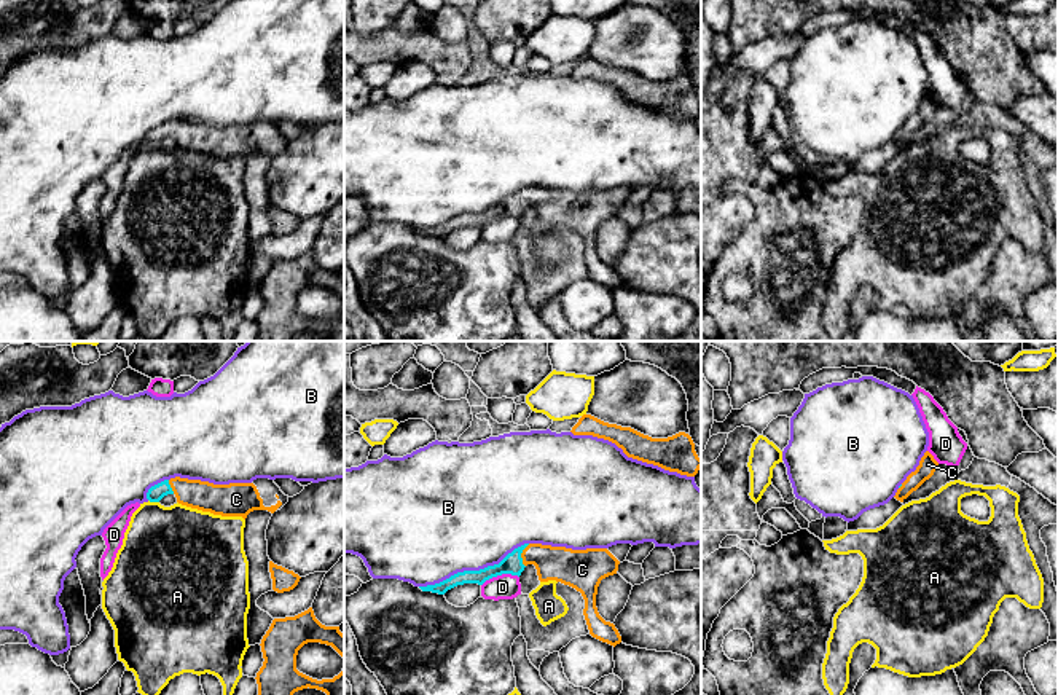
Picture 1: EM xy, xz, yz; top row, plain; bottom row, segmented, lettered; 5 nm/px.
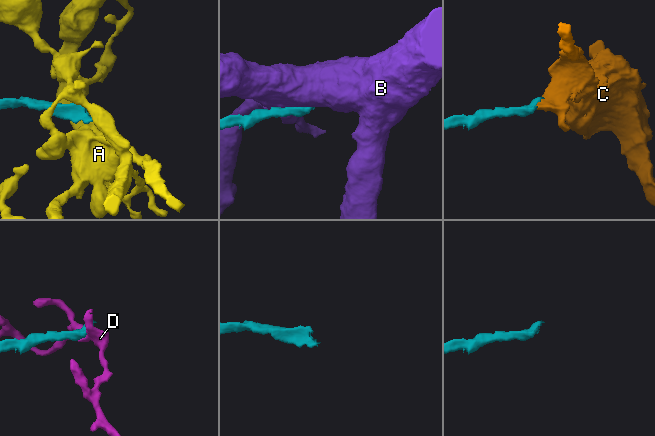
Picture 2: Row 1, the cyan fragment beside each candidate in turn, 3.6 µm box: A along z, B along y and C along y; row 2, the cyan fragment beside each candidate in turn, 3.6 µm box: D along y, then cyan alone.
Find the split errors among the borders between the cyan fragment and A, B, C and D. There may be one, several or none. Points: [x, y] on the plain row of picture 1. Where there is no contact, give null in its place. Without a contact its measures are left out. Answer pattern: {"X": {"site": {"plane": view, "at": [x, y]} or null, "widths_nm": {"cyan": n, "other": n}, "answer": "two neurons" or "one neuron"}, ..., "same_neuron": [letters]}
{"A": {"site": {"plane": "xy", "at": [153, 144]}, "widths_nm": {"cyan": 80, "other": 440}, "answer": "two neurons"}, "B": {"site": {"plane": "xz", "at": [474, 214]}, "widths_nm": {"cyan": 100, "other": 480}, "answer": "two neurons"}, "C": {"site": {"plane": "xz", "at": [520, 198]}, "widths_nm": {"cyan": 100, "other": 180}, "answer": "one neuron"}, "D": {"site": {"plane": "xz", "at": [499, 217]}, "widths_nm": {"cyan": 100, "other": 130}, "answer": "two neurons"}, "same_neuron": ["C"]}

